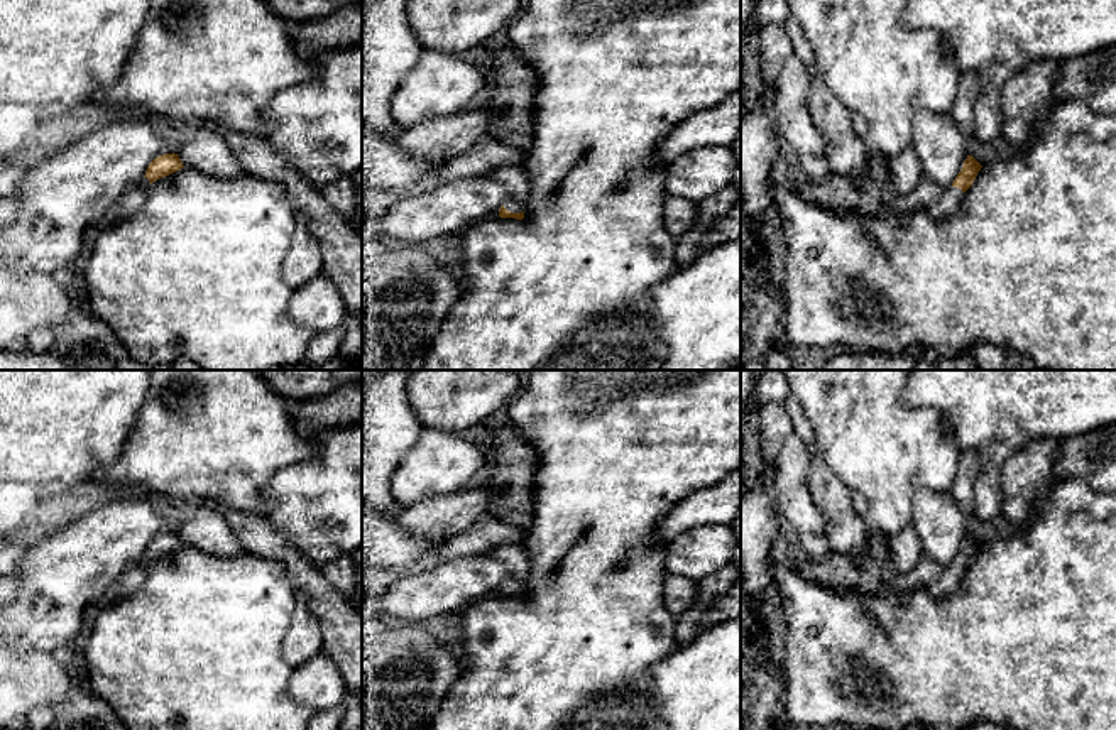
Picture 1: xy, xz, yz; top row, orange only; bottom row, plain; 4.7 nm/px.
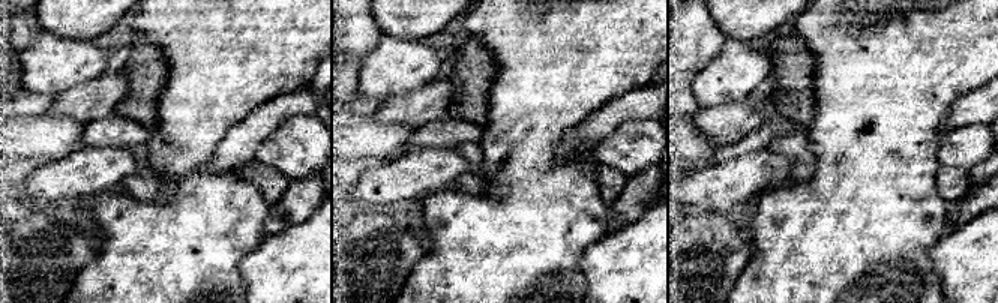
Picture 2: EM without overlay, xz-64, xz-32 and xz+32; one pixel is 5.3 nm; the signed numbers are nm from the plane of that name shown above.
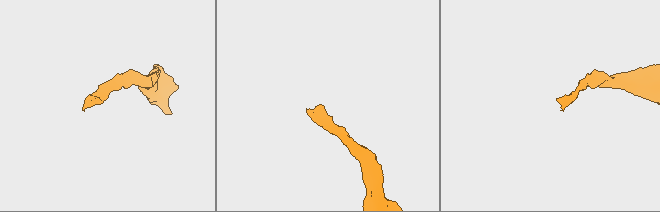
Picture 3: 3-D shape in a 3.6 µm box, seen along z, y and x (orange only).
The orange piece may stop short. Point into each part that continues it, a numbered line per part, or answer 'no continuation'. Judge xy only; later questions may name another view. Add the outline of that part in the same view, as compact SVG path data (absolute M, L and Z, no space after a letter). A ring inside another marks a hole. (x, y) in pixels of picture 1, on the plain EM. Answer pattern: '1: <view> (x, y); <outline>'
1: xy (132, 578); M142 556L137 563L129 566L117 581L118 593L115 598L123 598L134 593L135 590L139 590L149 575L149 566L150 566L150 561L147 556ZM110 598L110 600L115 600L115 598Z

